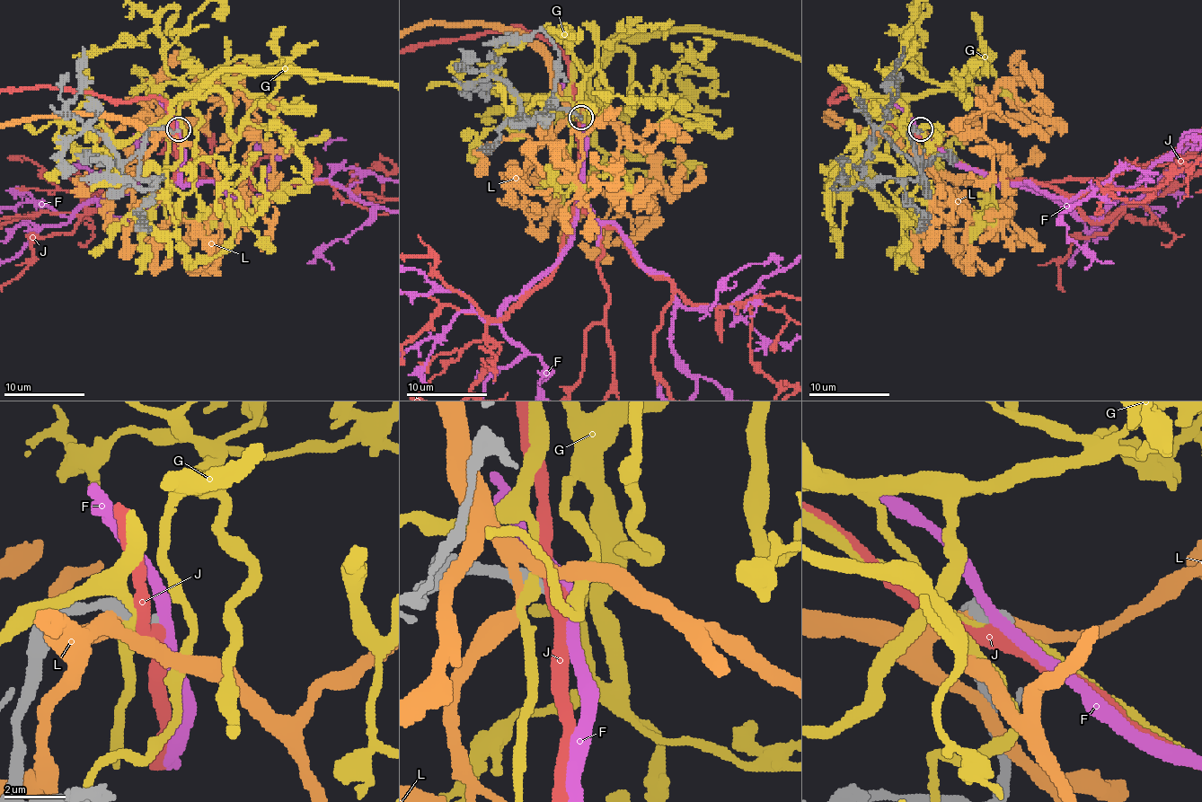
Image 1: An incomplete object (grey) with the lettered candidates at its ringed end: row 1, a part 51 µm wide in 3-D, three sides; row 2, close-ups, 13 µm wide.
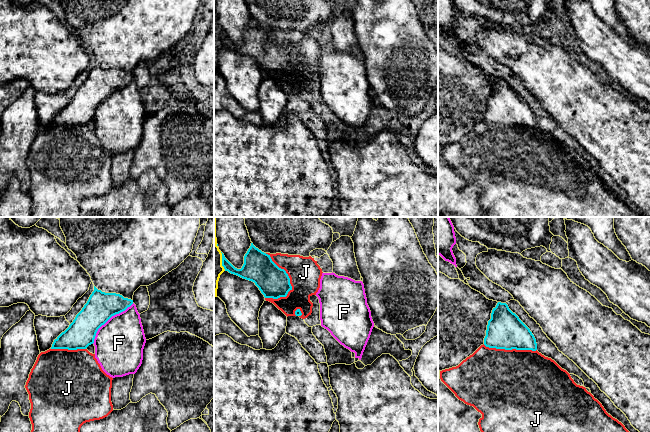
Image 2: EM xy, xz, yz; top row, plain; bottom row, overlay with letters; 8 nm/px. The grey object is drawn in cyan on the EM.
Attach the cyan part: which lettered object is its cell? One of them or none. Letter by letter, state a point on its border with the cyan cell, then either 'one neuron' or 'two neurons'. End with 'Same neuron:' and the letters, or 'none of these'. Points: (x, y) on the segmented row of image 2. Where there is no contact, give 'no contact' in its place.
F: meets cyan in xy at (108, 319); two neurons
G: meets cyan in xz at (222, 261); two neurons
J: meets cyan in xz at (287, 274); two neurons
L: no contact; two neurons
Same neuron: none of these

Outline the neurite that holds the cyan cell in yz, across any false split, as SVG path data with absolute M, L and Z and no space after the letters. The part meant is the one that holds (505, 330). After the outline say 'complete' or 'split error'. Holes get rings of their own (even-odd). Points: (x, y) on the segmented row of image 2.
M498 302L488 321L484 345L505 350L537 350L530 329L513 313L506 303Z | complete

